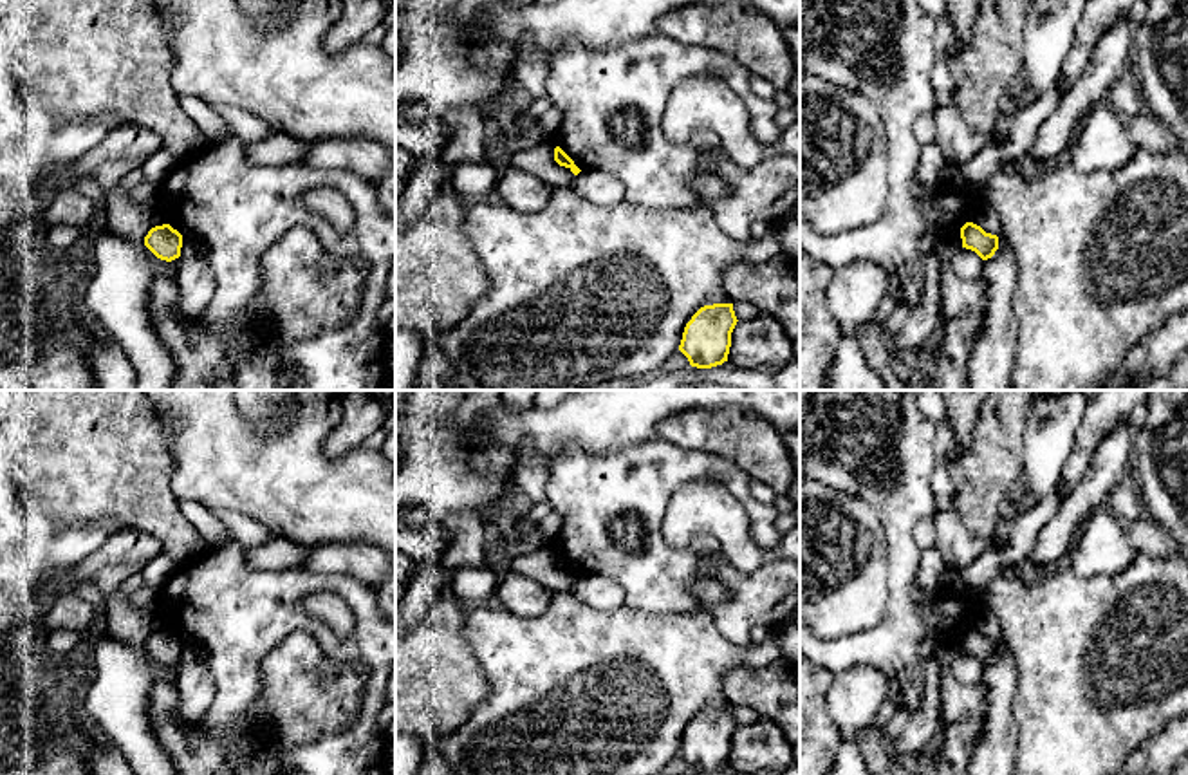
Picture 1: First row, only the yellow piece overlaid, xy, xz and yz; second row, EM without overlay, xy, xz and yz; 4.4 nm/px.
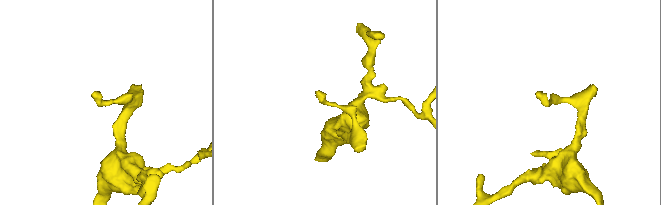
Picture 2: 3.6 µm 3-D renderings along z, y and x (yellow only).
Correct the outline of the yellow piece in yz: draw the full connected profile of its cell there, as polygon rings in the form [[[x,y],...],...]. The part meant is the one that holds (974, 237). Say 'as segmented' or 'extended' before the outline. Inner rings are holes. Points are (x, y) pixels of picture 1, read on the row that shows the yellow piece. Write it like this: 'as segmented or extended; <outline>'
as segmented; [[[966,222],[961,228],[962,247],[975,251],[982,260],[988,260],[998,249],[998,237],[986,233],[980,226]]]

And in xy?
as segmented; [[[170,224],[155,226],[144,237],[144,246],[157,258],[172,262],[181,257],[182,235]]]

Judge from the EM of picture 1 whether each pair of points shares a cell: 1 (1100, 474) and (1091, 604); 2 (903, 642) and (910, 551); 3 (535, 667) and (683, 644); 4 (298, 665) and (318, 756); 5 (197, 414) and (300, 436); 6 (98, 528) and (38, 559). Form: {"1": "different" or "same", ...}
{"1": "different", "2": "same", "3": "same", "4": "different", "5": "same", "6": "same"}

